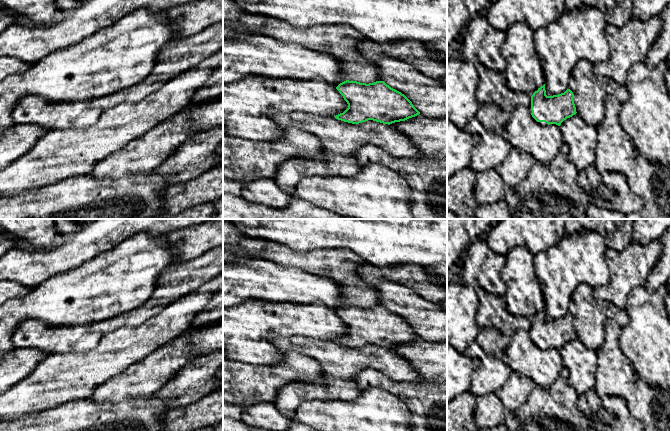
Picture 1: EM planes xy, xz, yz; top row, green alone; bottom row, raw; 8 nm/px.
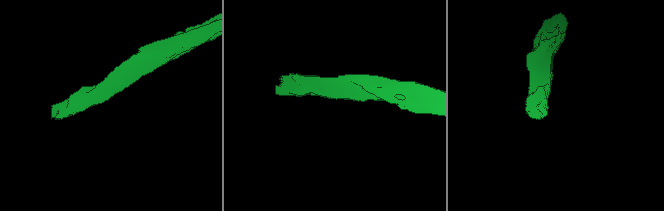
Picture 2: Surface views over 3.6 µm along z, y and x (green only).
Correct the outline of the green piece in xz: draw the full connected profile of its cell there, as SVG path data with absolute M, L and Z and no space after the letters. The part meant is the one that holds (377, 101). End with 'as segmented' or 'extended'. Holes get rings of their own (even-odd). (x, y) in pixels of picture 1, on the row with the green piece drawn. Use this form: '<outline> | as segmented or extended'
M346 80L336 89L347 102L348 108L334 117L344 122L359 124L373 120L390 125L420 114L404 94L384 81L366 84Z | as segmented

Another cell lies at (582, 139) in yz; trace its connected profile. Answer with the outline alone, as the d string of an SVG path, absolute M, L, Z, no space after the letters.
M577 113L559 126L562 139L568 145L568 159L577 170L583 171L594 165L597 156L597 127L587 124Z

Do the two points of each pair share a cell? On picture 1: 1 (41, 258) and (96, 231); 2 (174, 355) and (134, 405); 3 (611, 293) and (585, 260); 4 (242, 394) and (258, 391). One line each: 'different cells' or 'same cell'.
1: same cell
2: different cells
3: different cells
4: same cell

